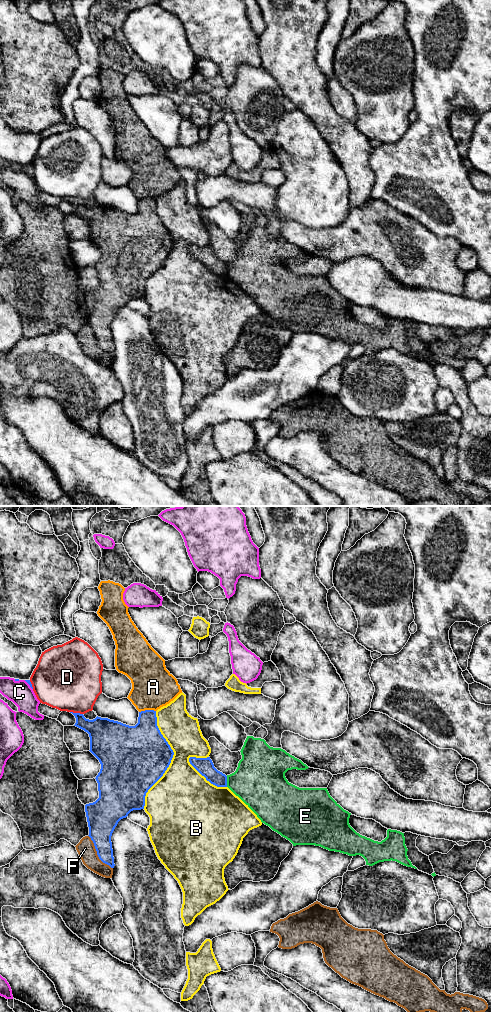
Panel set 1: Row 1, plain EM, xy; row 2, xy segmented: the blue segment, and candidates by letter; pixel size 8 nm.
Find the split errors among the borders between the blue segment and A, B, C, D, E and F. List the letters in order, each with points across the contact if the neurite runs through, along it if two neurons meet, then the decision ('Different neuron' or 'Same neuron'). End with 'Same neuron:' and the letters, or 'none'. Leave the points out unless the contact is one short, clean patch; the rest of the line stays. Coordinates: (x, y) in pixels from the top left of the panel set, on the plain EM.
A: Different neuron
B: Different neuron
C: Different neuron
D: Different neuron
E: Boundary: xy (226, 264), (227, 274). Different neuron
F: Different neuron
Same neuron: none

